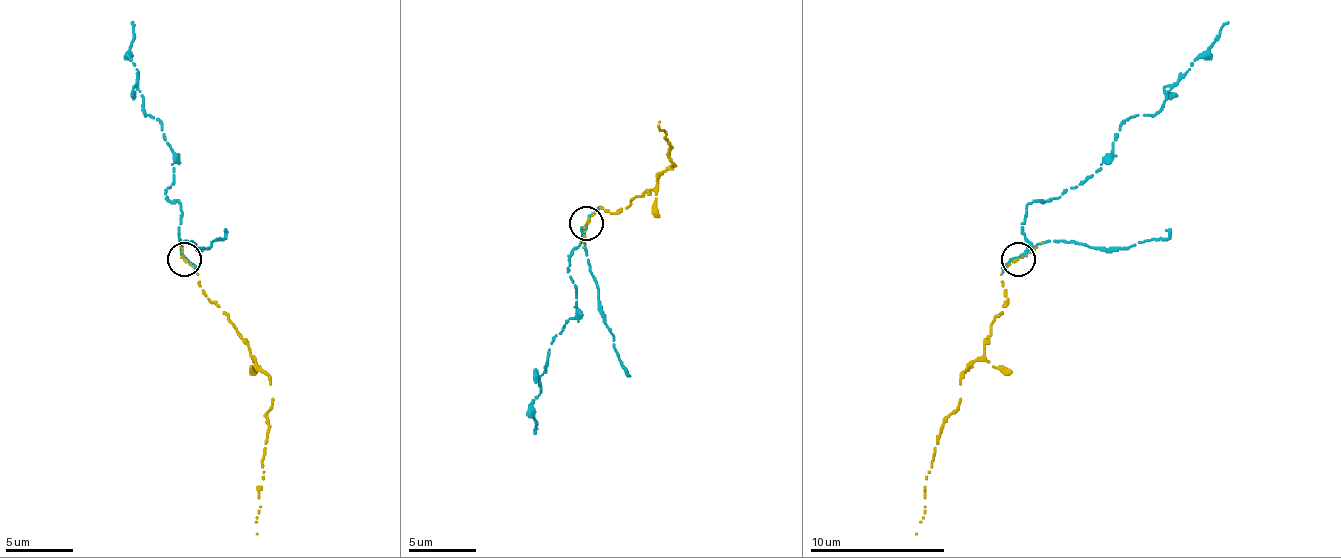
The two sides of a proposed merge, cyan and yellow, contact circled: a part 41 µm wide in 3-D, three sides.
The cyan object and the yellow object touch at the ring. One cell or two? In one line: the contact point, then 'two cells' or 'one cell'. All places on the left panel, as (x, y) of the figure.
place (184, 259); one cell

